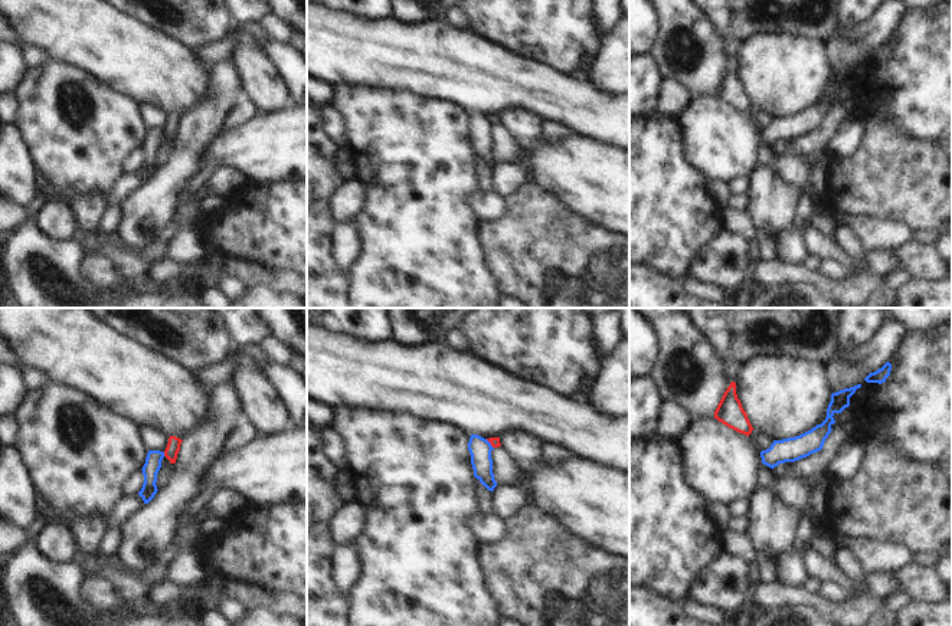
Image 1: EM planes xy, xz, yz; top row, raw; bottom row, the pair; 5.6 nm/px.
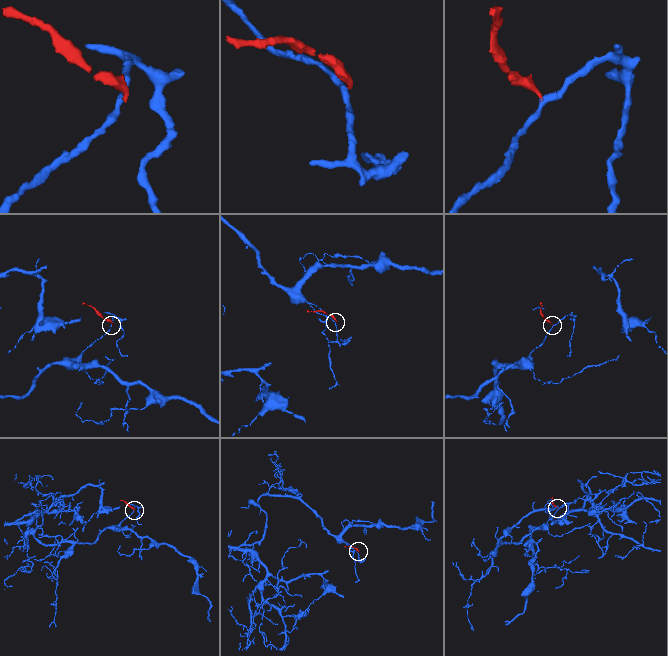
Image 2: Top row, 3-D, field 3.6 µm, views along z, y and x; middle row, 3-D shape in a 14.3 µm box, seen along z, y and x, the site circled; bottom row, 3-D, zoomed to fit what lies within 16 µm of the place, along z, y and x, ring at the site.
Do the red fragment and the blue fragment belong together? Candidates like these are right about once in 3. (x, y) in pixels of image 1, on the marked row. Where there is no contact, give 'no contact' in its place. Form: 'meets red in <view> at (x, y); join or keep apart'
meets red in xy at (164, 454); keep apart

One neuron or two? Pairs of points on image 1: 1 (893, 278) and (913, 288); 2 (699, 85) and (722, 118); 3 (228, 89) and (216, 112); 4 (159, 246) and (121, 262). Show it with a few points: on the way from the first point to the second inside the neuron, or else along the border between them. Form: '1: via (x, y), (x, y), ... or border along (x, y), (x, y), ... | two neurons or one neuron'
1: border along (910, 277), (896, 291) | two neurons
2: border along (713, 94), (693, 97) | two neurons
3: via (222, 95), (216, 107) | one neuron
4: via (150, 255), (143, 262), (130, 262) | one neuron

